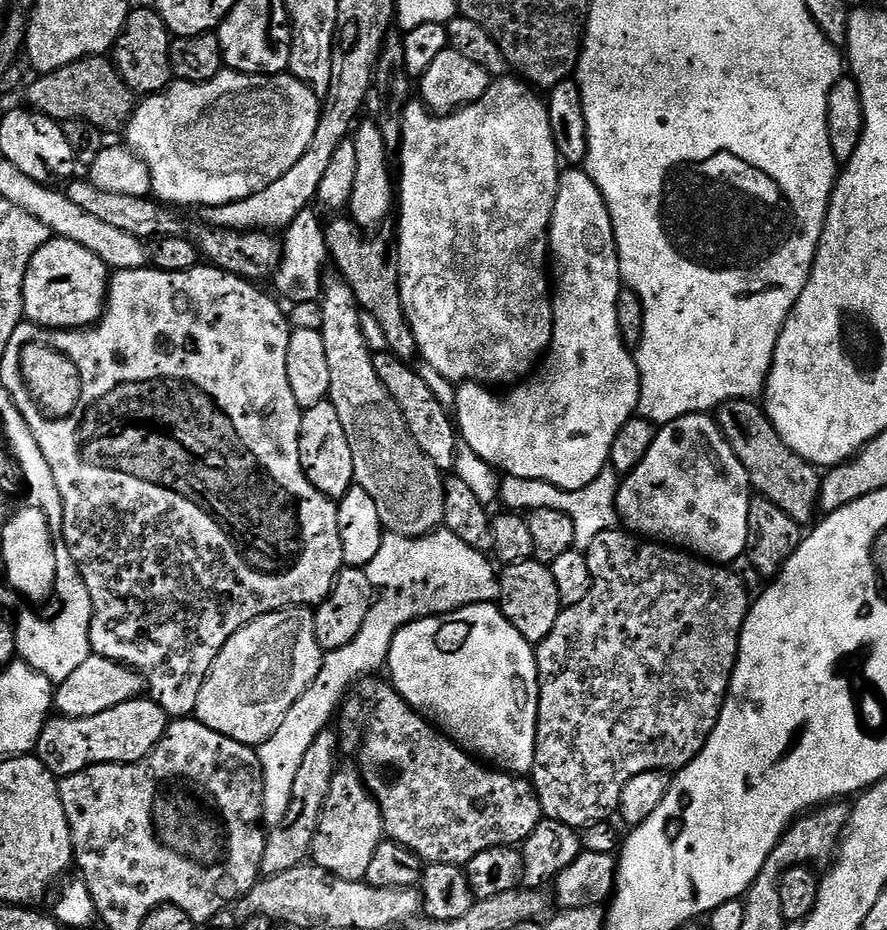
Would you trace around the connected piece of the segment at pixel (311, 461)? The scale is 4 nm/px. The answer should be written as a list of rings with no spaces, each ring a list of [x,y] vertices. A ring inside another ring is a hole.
[[[329,399],[303,409],[300,417],[300,461],[306,478],[329,500],[340,501],[356,484],[354,454],[350,454],[350,442],[346,442],[346,430],[342,430],[342,421],[338,418],[338,410],[334,410],[332,401]]]

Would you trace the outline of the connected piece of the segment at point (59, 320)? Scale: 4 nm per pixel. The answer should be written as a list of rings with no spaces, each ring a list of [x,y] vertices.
[[[49,238],[37,250],[30,266],[26,270],[24,279],[24,315],[33,324],[41,328],[54,328],[57,330],[83,330],[95,325],[104,315],[108,298],[108,285],[110,283],[110,269],[104,264],[94,250],[88,250],[78,242]]]

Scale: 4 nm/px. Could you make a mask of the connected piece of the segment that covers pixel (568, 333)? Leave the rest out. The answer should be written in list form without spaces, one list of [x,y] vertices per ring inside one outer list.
[[[568,171],[560,179],[556,213],[552,215],[550,256],[554,261],[554,331],[552,346],[543,361],[544,369],[542,364],[539,371],[523,382],[501,391],[504,392],[501,396],[496,393],[499,391],[483,384],[461,383],[456,389],[454,418],[463,443],[504,476],[541,480],[573,492],[590,486],[590,482],[605,475],[618,430],[637,415],[640,371],[633,349],[625,344],[618,330],[618,298],[622,281],[612,214],[587,171]]]

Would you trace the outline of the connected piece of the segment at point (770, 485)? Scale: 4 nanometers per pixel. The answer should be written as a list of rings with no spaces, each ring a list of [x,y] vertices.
[[[755,399],[728,400],[715,409],[714,419],[726,442],[730,442],[738,462],[742,462],[749,485],[755,491],[757,488],[760,491],[757,493],[763,499],[774,502],[778,510],[790,514],[796,524],[811,525],[817,519],[820,506],[821,473],[816,465],[807,464],[801,456],[794,454],[794,450],[786,446],[786,442],[782,442],[778,430],[774,430],[763,407]]]

